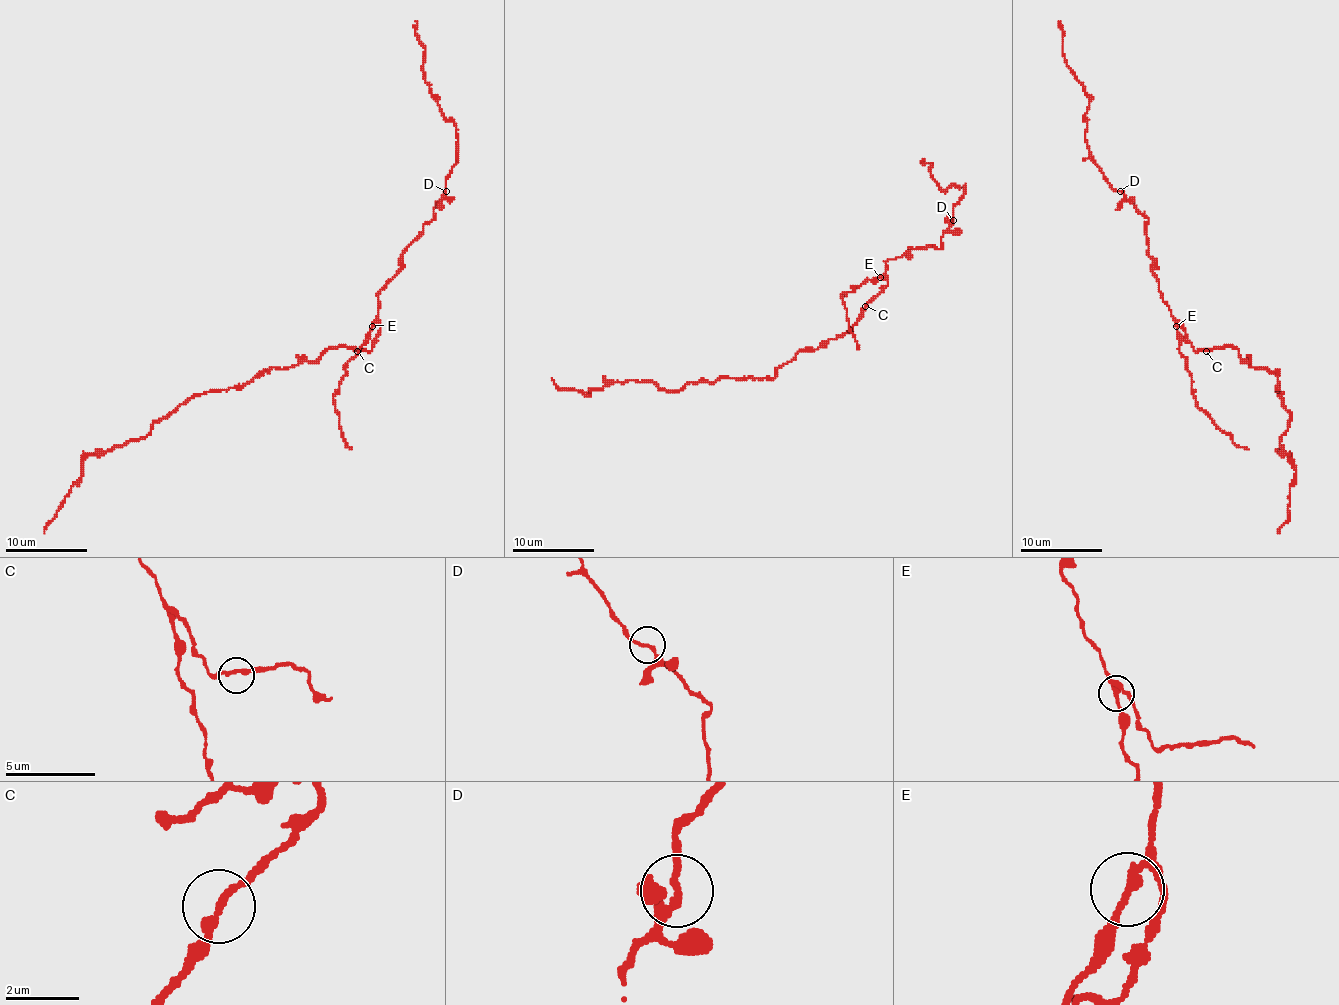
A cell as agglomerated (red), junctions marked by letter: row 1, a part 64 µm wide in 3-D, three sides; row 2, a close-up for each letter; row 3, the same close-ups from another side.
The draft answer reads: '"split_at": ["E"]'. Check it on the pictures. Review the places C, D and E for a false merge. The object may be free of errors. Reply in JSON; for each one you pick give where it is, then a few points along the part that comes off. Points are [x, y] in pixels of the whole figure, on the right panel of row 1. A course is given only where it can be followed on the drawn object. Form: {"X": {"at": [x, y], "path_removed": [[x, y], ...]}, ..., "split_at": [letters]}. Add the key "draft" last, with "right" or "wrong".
{"E": {"at": [1176, 326], "path_removed": [[1177, 326], [1179, 353], [1185, 363], [1195, 404], [1232, 441], [1249, 449]]}, "split_at": ["E"], "draft": "right"}

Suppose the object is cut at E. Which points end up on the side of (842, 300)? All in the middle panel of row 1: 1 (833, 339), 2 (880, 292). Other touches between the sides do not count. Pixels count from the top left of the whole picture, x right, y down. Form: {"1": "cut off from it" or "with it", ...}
{"1": "cut off from it", "2": "cut off from it"}

